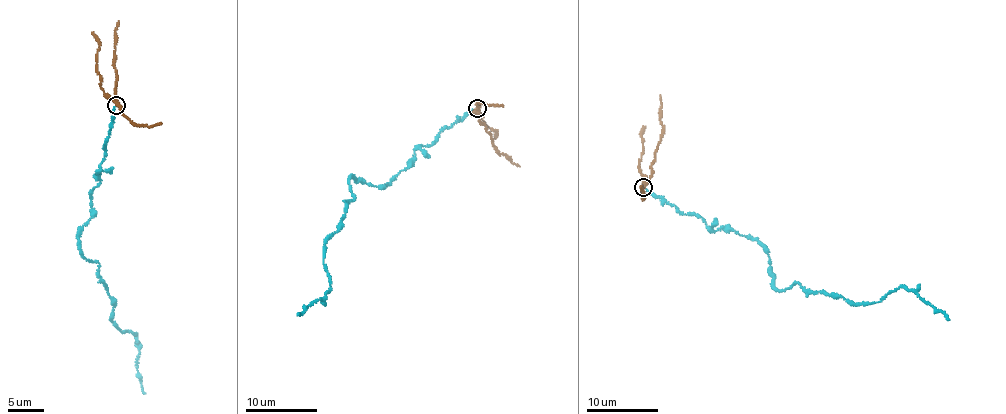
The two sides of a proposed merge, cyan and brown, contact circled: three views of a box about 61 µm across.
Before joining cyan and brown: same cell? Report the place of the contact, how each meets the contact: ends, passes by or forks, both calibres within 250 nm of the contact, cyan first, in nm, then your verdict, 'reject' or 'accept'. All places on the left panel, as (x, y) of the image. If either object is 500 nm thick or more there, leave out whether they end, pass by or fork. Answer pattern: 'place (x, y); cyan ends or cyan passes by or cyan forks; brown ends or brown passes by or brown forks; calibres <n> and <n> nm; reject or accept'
place (116, 105); cyan ends; brown forks; calibres 110 and 200 nm; reject

